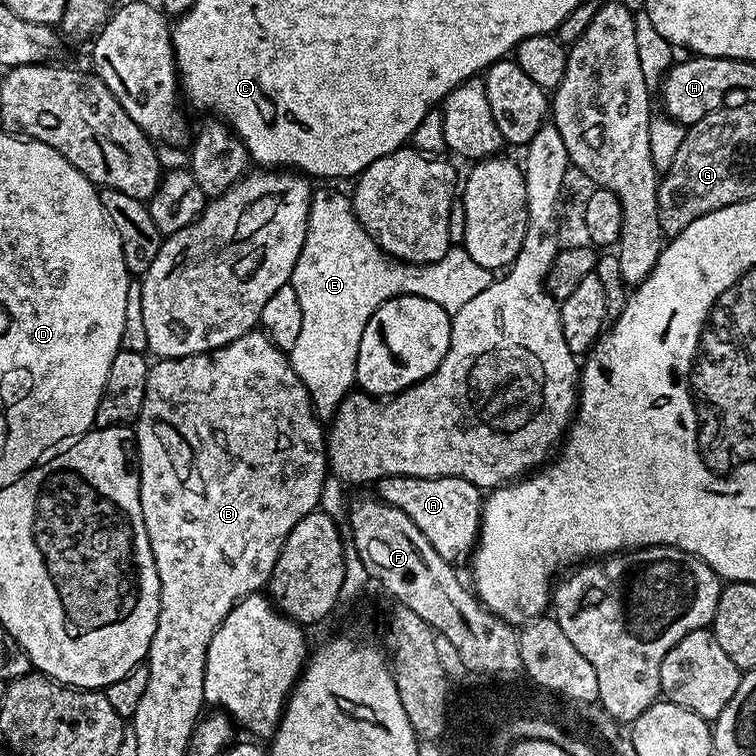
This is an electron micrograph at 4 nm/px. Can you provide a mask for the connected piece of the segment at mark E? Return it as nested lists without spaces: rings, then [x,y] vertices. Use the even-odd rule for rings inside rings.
[[[336,186],[320,188],[313,191],[306,238],[289,280],[302,307],[302,331],[298,334],[298,342],[294,342],[290,359],[302,386],[306,386],[310,394],[313,413],[320,418],[331,418],[335,416],[336,407],[344,397],[353,391],[358,342],[362,342],[362,330],[382,302],[395,296],[421,296],[430,298],[430,302],[438,302],[438,306],[442,306],[442,310],[449,314],[455,314],[462,310],[462,306],[466,306],[466,302],[470,302],[470,298],[482,294],[482,290],[492,284],[494,276],[489,269],[478,266],[478,262],[474,262],[474,258],[470,258],[462,246],[449,247],[448,253],[433,264],[408,264],[405,260],[388,255],[358,222],[347,191],[339,192]]]

